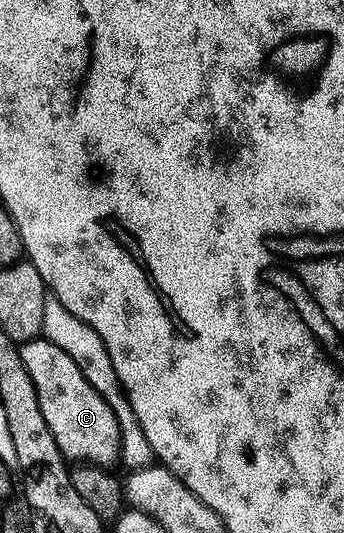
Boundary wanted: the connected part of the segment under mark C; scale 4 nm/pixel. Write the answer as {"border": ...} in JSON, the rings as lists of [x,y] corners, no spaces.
{"border":[[[43,336],[23,343],[20,355],[30,380],[34,380],[38,408],[42,408],[42,416],[46,416],[46,424],[50,424],[50,432],[54,432],[54,440],[58,440],[65,459],[76,464],[115,467],[120,462],[120,425],[102,396],[90,388],[90,380],[78,372],[78,364],[58,344]]]}

